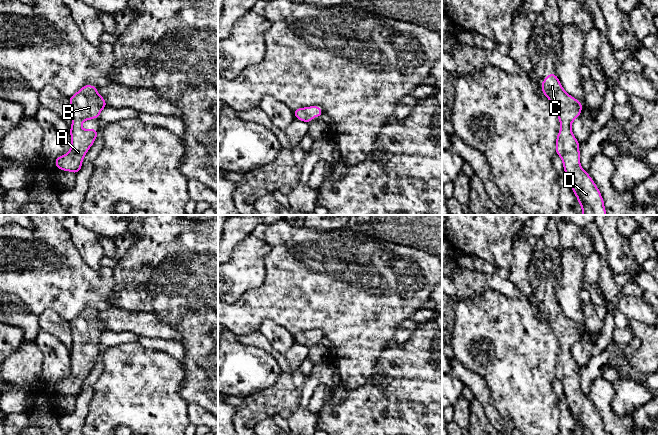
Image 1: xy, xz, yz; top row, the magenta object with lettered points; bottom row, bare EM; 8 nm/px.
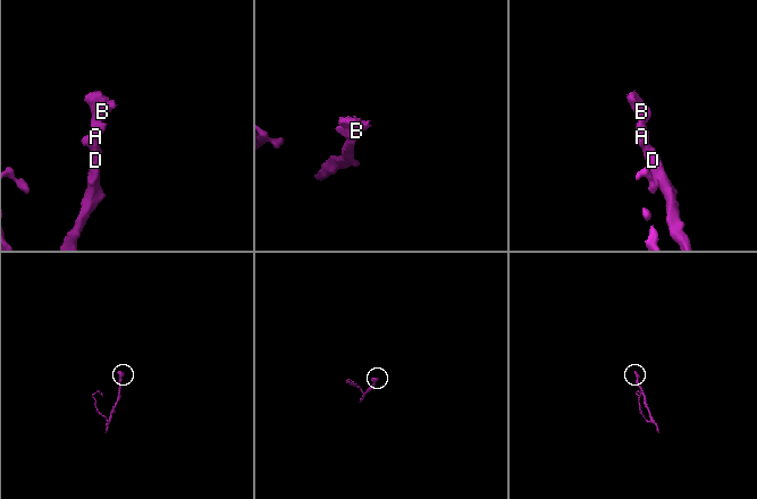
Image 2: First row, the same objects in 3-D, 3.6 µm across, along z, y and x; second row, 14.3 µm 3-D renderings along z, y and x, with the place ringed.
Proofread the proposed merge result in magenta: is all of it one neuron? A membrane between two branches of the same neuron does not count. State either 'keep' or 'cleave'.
keep

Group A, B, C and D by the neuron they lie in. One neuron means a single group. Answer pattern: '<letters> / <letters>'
A B C D

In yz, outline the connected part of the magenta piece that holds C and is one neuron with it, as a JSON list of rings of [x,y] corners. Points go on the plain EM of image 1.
[[[555,297],[548,298],[545,301],[544,305],[541,307],[541,313],[543,318],[551,326],[559,342],[560,350],[563,352],[558,355],[556,363],[556,378],[562,382],[564,396],[568,400],[570,411],[577,420],[582,435],[605,435],[604,425],[599,413],[595,409],[593,403],[580,389],[580,367],[574,361],[571,354],[571,347],[581,338],[583,332],[581,325],[576,324],[573,320],[570,320],[564,315]]]

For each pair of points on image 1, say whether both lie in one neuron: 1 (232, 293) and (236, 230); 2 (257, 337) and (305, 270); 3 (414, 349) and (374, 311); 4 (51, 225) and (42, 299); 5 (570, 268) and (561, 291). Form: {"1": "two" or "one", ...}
{"1": "two", "2": "two", "3": "two", "4": "one", "5": "one"}

